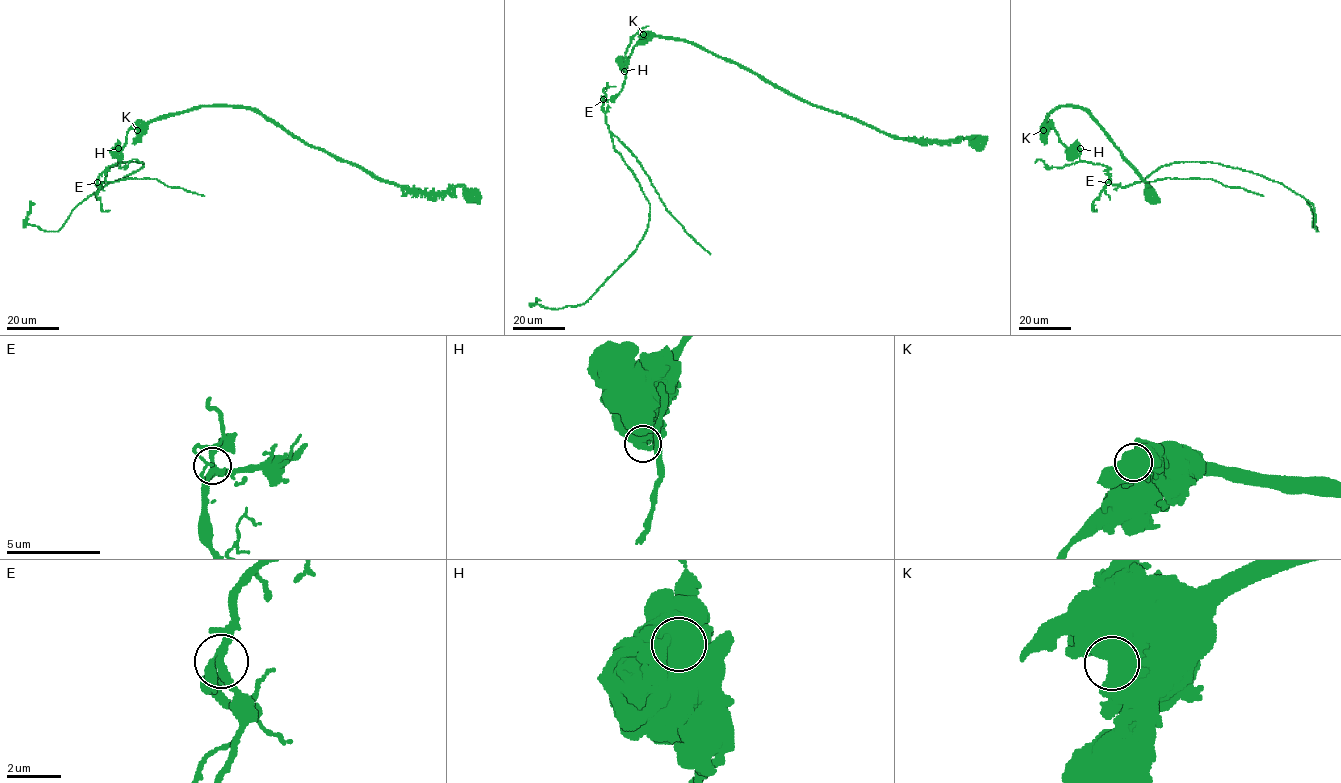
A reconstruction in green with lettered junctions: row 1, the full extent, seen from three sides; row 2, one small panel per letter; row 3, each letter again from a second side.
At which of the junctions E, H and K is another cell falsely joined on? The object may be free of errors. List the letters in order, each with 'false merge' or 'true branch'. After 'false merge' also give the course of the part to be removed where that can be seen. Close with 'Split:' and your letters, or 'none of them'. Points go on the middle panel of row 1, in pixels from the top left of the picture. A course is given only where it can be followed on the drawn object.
E: true branch
H: false merge | (624, 71), (623, 87), (603, 110), (613, 148), (649, 204), (647, 230), (582, 305), (529, 303), (537, 298)
K: true branch
Split: H

